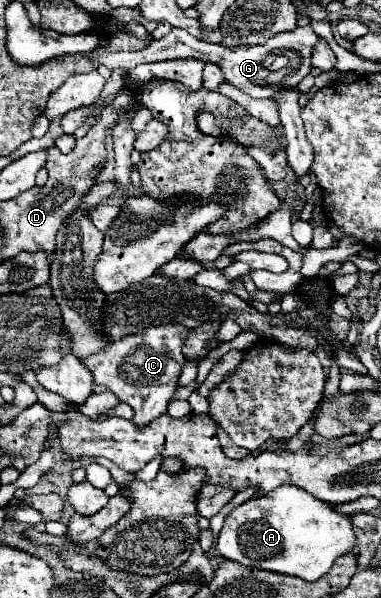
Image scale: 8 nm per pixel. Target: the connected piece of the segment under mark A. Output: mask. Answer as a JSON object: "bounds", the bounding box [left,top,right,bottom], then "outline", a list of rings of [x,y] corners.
{"bounds":[215,485,357,581],"outline":[[[283,485],[269,495],[253,497],[233,509],[229,517],[225,519],[225,525],[219,533],[219,539],[215,543],[215,549],[231,561],[239,561],[245,567],[255,567],[255,569],[267,569],[273,573],[285,573],[293,577],[301,577],[305,581],[317,581],[323,577],[331,565],[335,563],[337,557],[343,557],[351,553],[357,545],[357,535],[353,529],[353,519],[351,515],[339,513],[331,503],[319,501],[317,497],[311,497],[307,491],[293,487],[293,485]]]}

